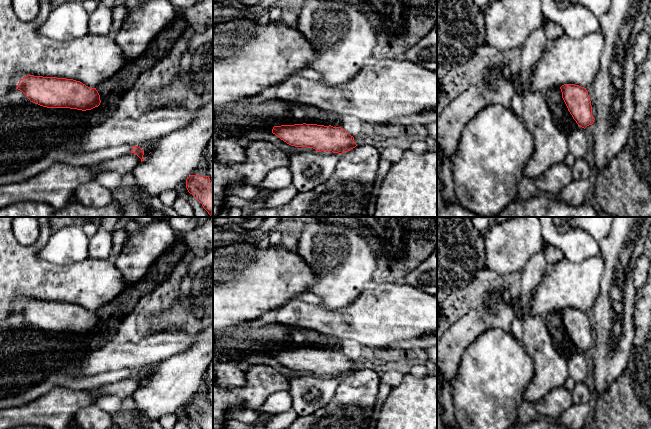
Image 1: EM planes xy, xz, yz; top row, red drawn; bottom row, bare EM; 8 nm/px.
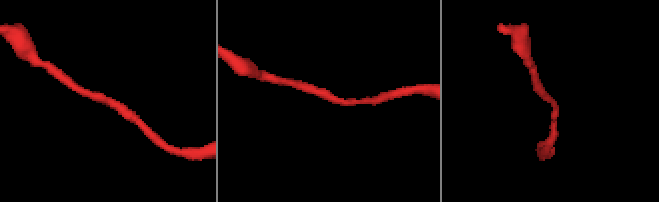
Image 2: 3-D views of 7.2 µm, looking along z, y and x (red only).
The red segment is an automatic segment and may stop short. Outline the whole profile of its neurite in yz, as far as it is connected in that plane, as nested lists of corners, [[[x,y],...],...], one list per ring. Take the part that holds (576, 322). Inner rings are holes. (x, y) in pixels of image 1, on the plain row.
[[[564,308],[560,311],[562,322],[568,335],[578,350],[586,352],[594,347],[590,321],[586,312],[575,308]]]

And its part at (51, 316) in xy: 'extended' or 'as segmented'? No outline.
as segmented

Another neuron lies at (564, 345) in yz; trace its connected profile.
[[[552,312],[545,316],[545,321],[557,352],[566,360],[569,360],[578,351],[578,348],[568,335],[562,322],[561,313]]]

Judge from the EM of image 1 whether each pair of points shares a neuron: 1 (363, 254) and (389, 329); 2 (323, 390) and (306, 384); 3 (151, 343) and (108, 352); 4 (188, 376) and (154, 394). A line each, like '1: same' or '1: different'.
1: different
2: same
3: same
4: same

